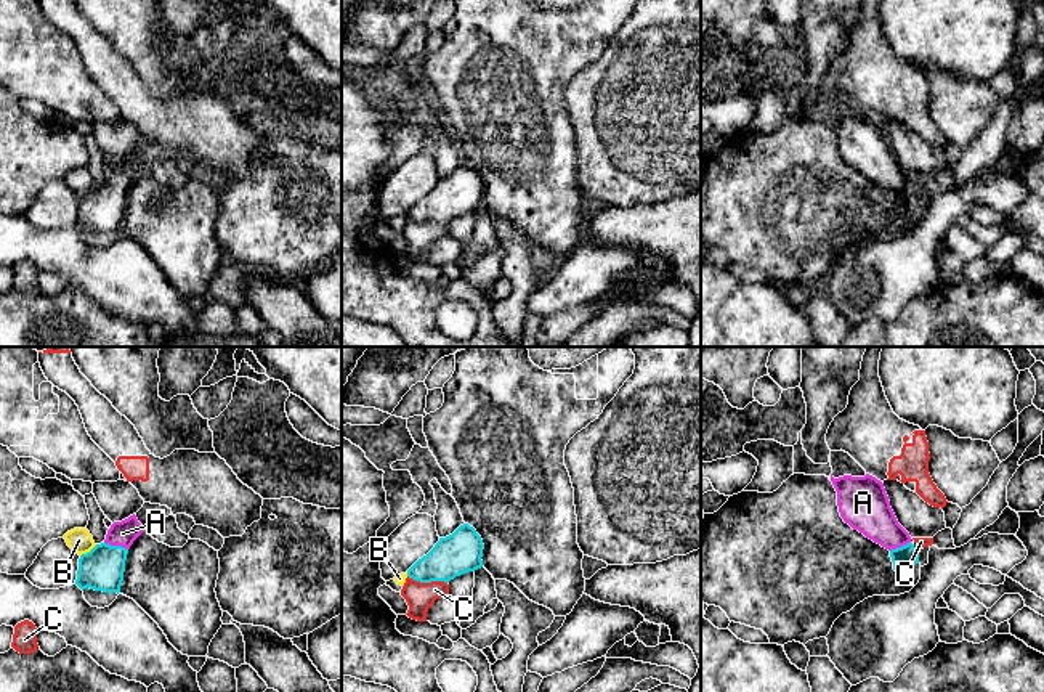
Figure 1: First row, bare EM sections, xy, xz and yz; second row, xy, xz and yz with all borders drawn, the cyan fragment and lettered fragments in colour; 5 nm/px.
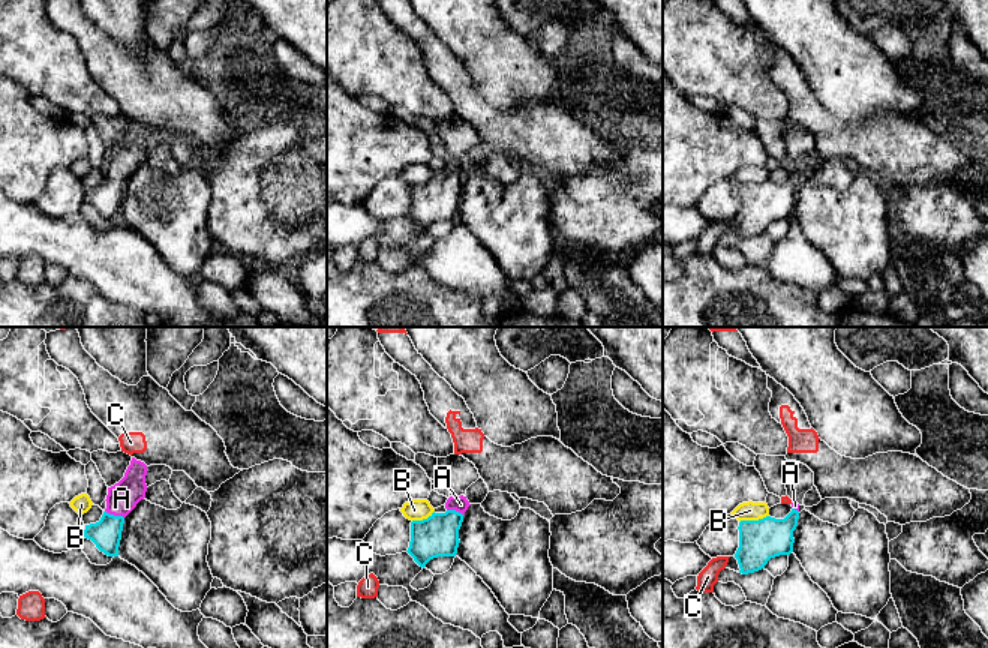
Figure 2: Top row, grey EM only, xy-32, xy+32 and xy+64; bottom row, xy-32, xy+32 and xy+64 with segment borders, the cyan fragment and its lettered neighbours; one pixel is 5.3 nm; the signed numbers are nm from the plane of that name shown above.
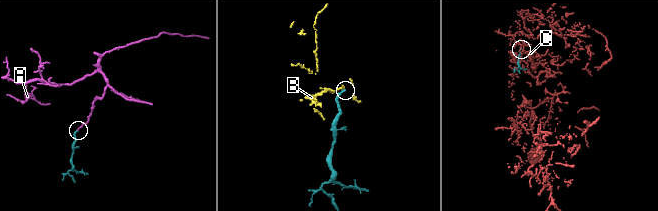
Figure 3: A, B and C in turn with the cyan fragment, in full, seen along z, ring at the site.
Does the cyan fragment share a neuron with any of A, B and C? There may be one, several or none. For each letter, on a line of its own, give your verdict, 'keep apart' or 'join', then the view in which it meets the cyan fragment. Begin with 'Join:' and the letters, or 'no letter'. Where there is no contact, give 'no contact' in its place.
Join: A
A: join | xy
B: keep apart | xy
C: keep apart | xz

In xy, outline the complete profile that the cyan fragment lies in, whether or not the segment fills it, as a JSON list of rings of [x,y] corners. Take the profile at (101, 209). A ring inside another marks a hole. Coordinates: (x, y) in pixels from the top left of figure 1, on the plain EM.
[[[136,156],[114,162],[106,180],[79,199],[75,225],[103,233],[120,233],[125,201],[133,181],[144,172]]]

